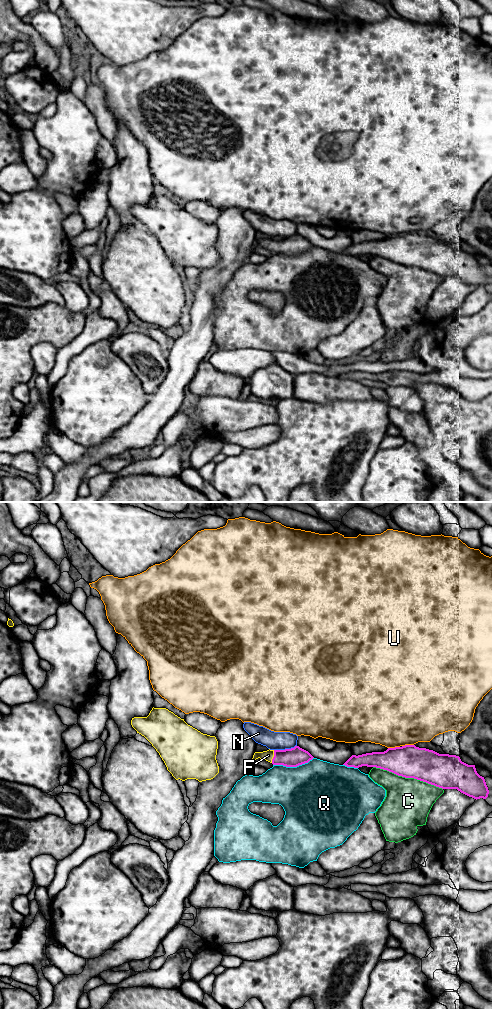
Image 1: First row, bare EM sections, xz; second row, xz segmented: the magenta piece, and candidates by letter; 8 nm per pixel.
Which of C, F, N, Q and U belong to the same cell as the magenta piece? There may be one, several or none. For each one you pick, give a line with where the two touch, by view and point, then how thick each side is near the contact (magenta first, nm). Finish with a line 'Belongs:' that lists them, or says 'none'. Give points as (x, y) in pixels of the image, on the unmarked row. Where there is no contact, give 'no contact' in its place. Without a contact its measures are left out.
F: meets magenta in xz at (274, 244); 150 nm thick on the magenta side, 90 nm on the other
Belongs: F

